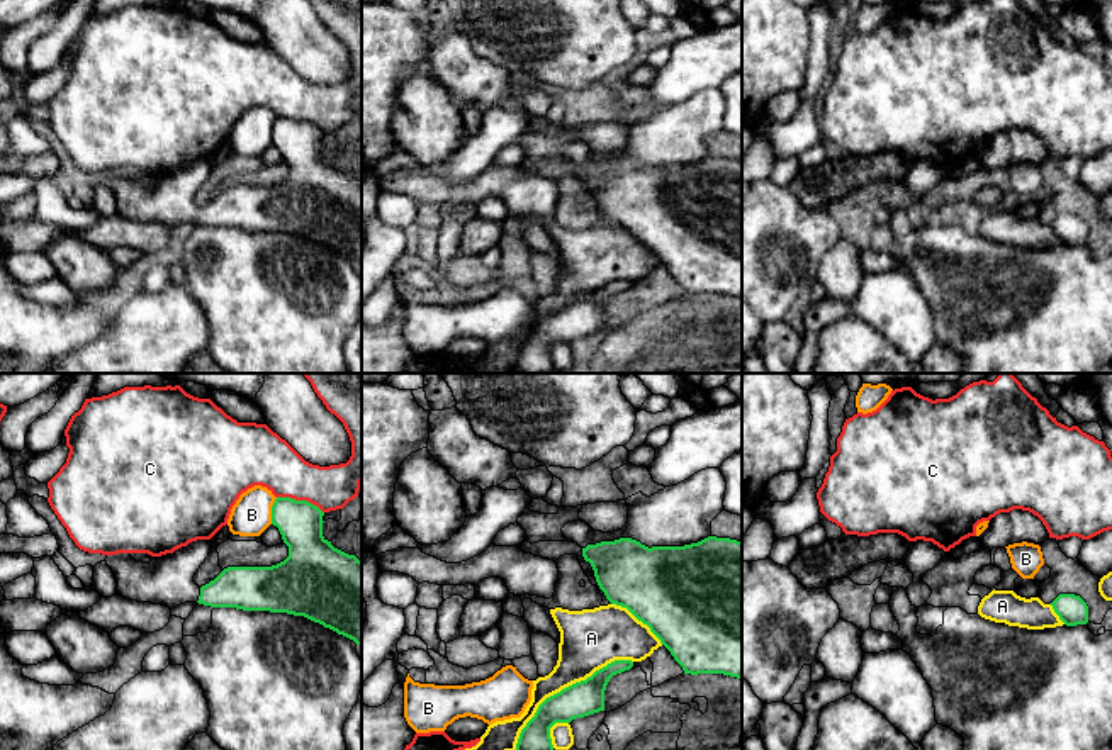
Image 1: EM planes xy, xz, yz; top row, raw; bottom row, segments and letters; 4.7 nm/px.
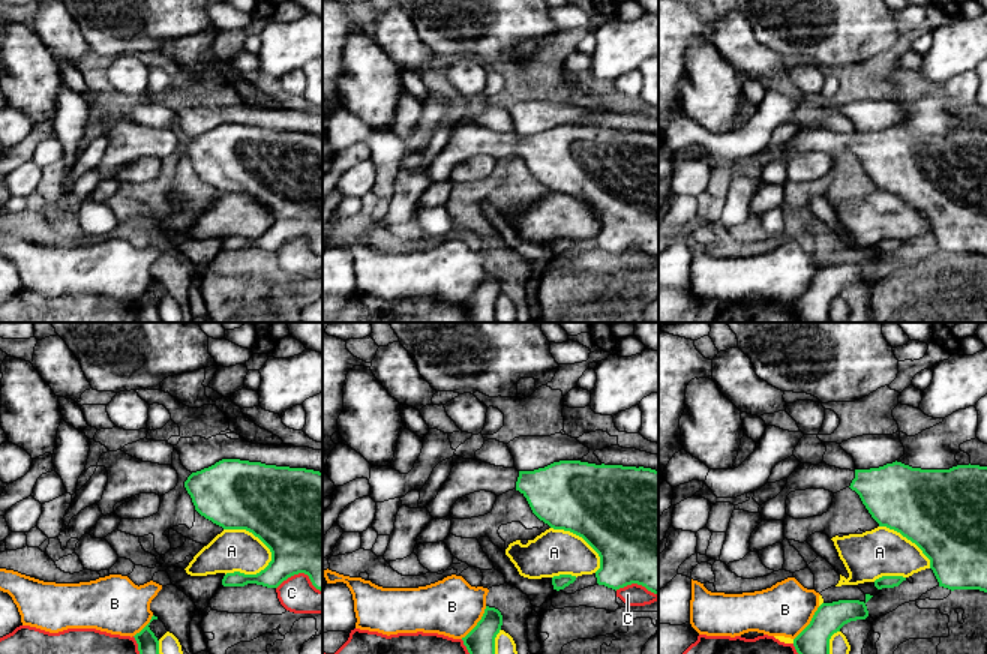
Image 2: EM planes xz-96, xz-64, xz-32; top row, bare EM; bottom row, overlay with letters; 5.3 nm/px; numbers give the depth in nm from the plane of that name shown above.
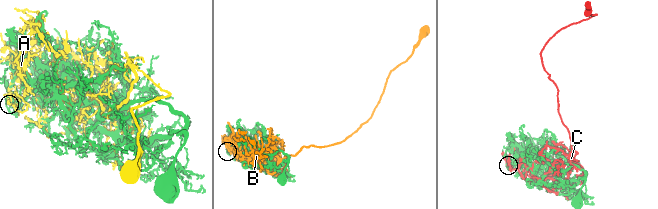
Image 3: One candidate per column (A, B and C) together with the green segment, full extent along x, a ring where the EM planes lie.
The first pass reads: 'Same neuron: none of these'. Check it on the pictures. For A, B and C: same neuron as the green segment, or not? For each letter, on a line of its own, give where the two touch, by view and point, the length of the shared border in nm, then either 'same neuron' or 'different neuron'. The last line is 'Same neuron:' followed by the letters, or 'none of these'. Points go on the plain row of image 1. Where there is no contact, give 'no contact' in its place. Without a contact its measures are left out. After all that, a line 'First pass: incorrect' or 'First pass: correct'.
A: meets green in xz at (566, 307); contact 700 nm long; different neuron
B: meets green in xy at (272, 131); contact 130 nm long; different neuron
C: meets green in xy at (301, 121); contact 240 nm long; different neuron
Same neuron: none of these
First pass: correct

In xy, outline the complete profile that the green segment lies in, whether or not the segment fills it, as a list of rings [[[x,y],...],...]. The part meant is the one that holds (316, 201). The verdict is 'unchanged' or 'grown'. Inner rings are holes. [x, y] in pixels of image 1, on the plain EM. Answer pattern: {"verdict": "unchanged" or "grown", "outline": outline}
{"verdict": "grown", "outline": [[[277,117],[272,126],[272,144],[289,166],[289,176],[272,187],[227,187],[202,207],[194,202],[194,195],[209,176],[211,160],[192,161],[149,183],[136,182],[131,173],[109,175],[105,182],[115,195],[117,214],[131,221],[170,229],[199,222],[211,227],[287,232],[304,236],[362,265],[362,182],[334,168],[323,156],[323,136],[324,132],[307,120]]]}

